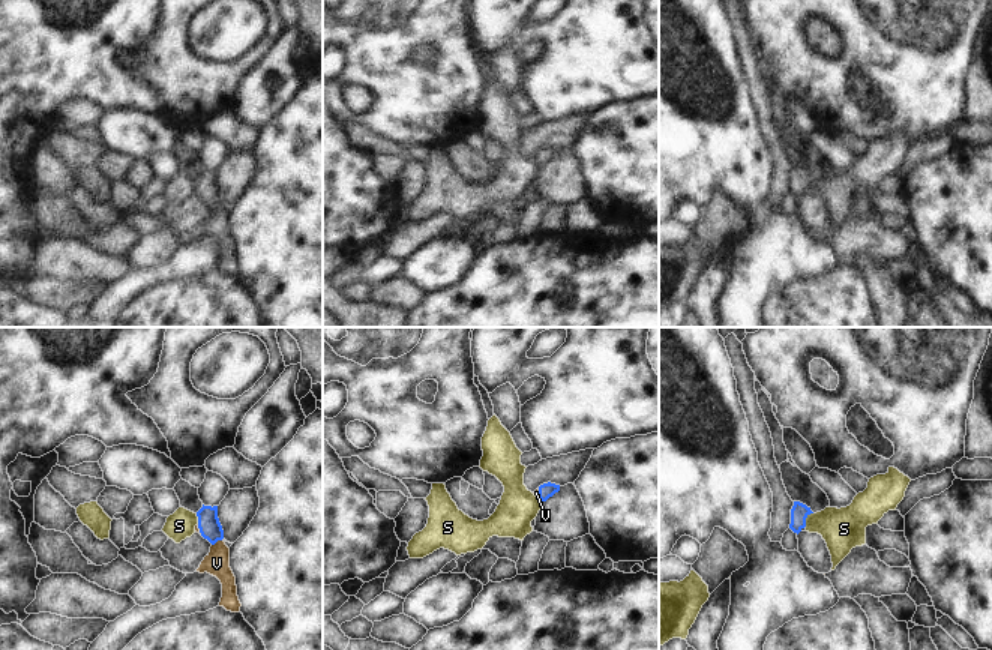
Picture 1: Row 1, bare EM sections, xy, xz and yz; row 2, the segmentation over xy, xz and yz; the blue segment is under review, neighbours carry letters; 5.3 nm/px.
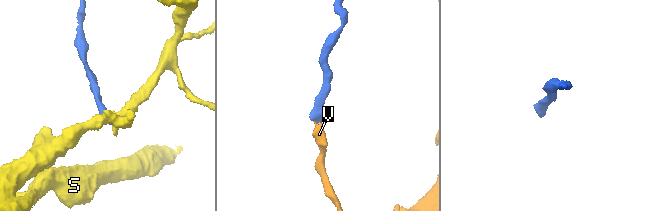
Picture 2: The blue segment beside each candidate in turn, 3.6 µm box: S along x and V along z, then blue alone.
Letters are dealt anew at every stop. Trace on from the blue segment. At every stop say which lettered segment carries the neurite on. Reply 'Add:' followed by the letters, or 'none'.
Add: V

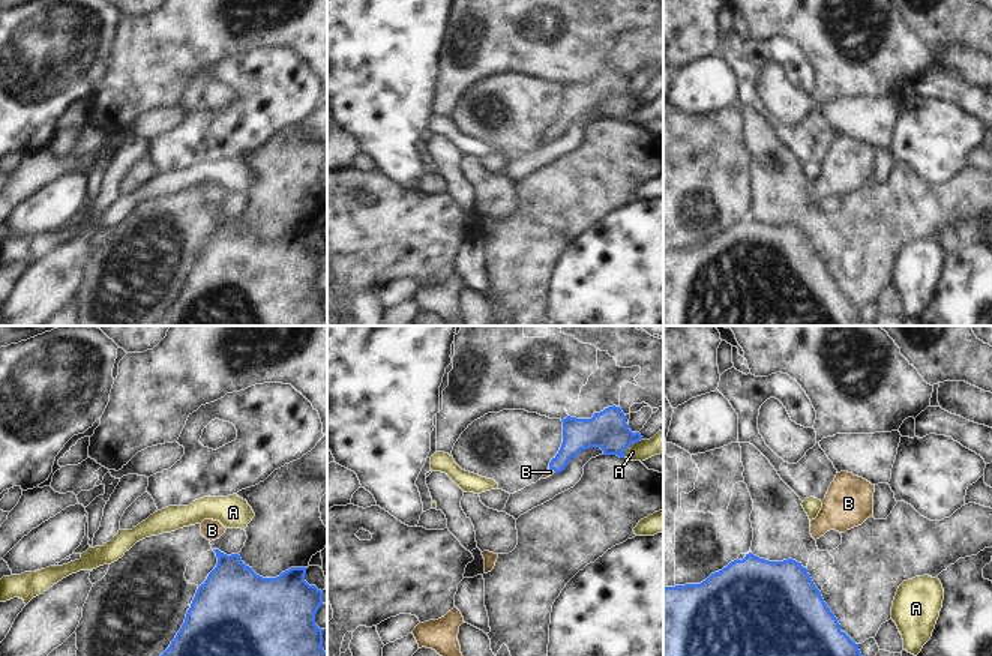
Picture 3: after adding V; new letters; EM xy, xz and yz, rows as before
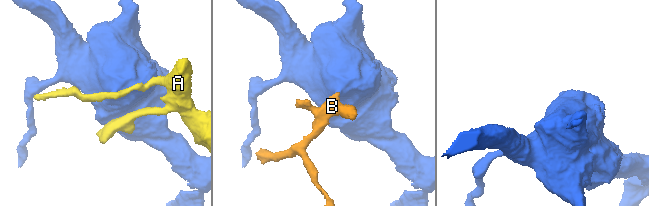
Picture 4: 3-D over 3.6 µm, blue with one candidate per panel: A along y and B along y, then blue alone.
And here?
Add: B

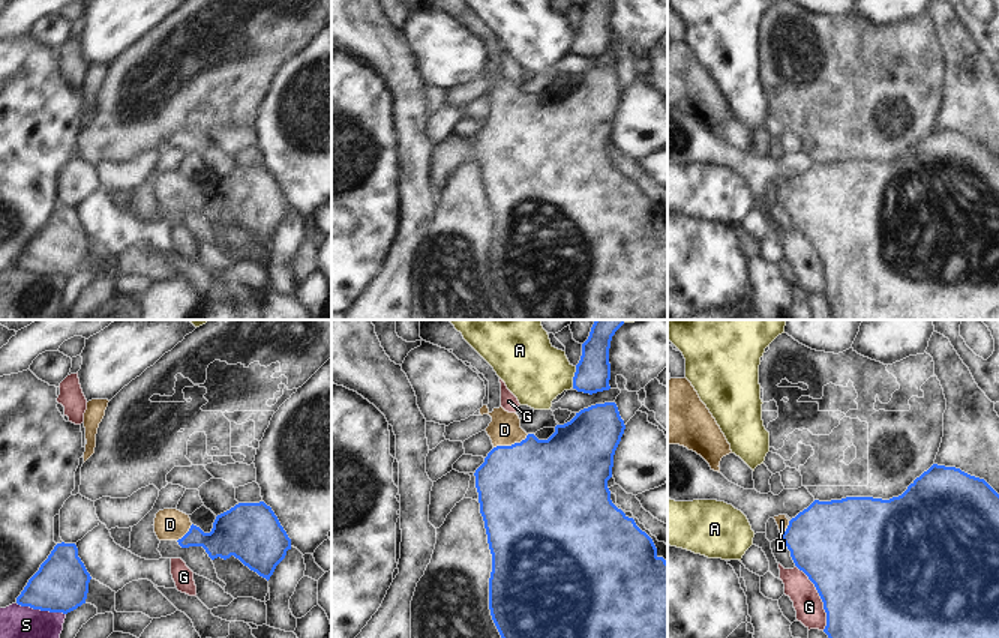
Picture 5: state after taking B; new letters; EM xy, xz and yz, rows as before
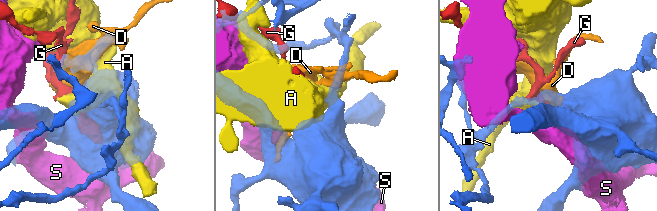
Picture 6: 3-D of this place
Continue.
Add: D

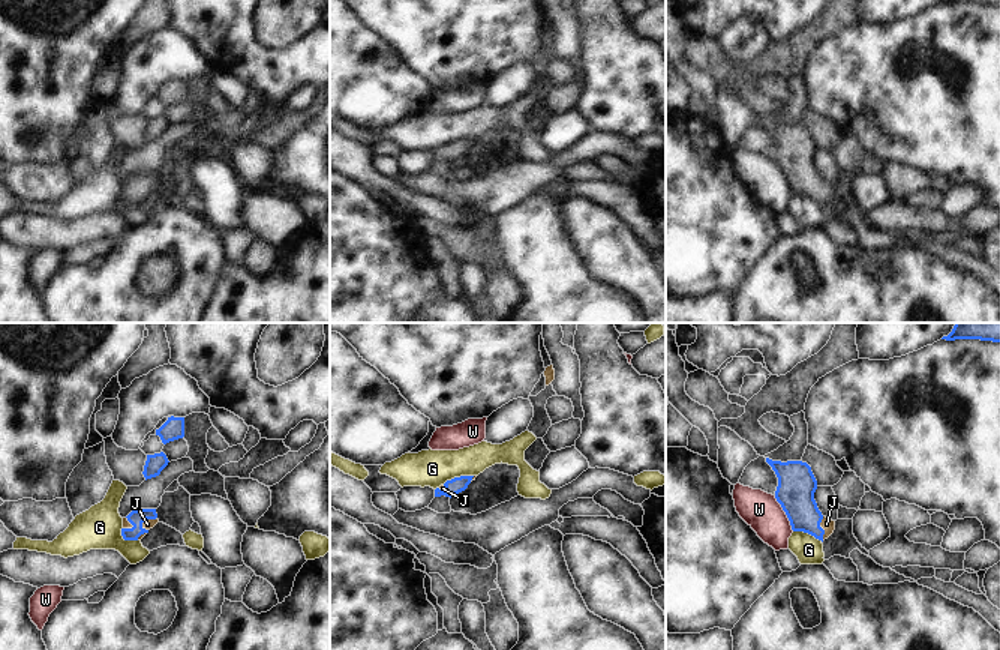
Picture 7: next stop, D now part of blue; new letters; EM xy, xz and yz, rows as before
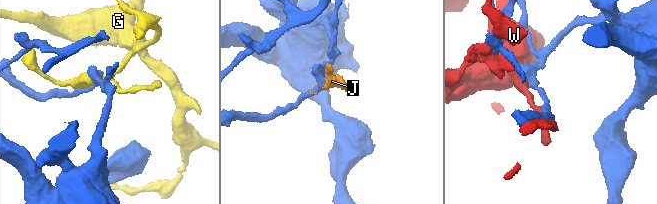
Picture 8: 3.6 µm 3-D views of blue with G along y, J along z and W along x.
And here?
Add: J

